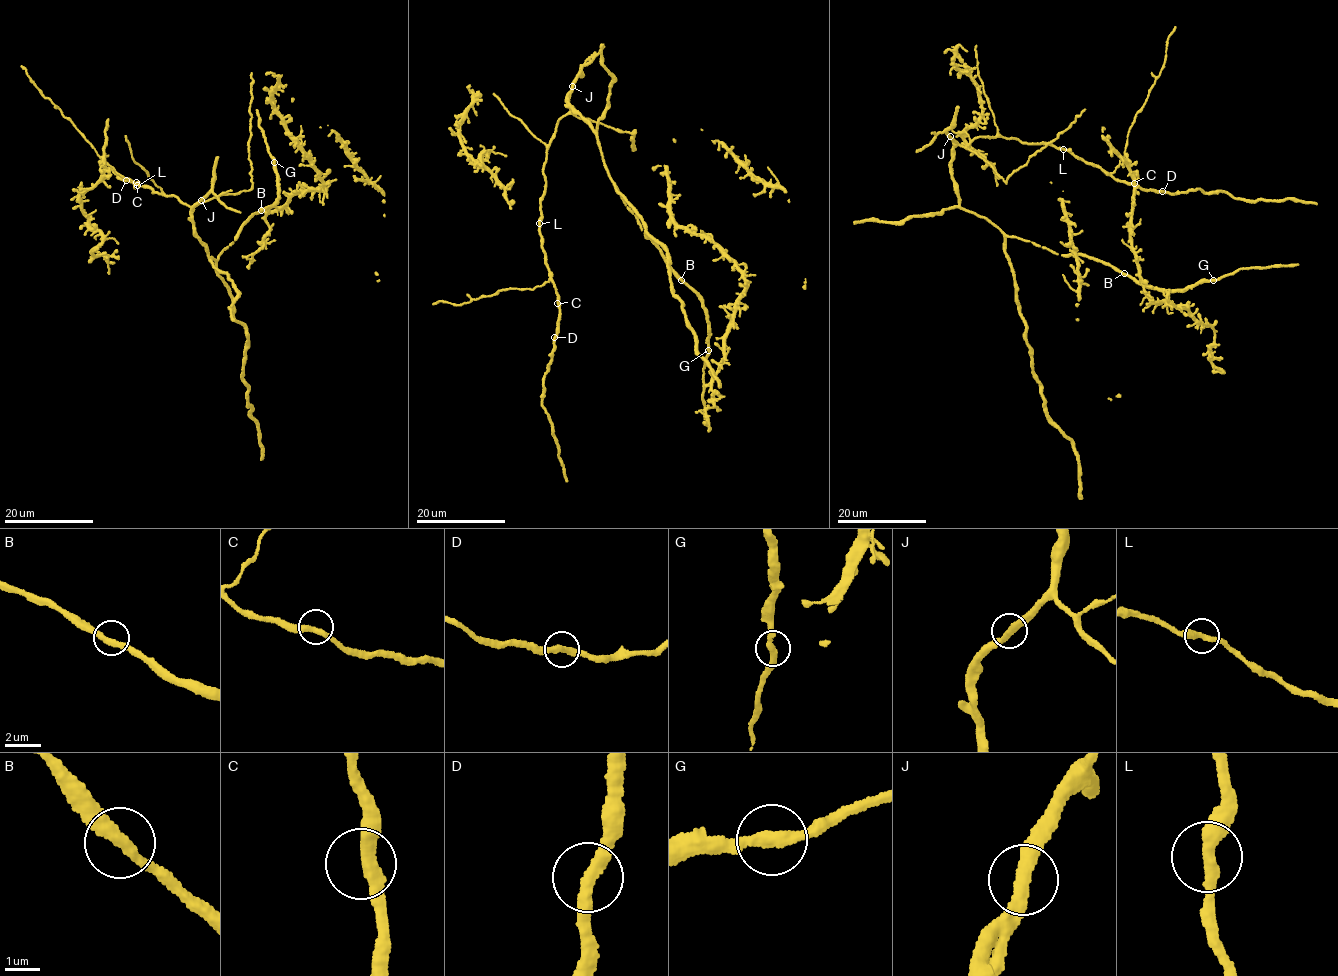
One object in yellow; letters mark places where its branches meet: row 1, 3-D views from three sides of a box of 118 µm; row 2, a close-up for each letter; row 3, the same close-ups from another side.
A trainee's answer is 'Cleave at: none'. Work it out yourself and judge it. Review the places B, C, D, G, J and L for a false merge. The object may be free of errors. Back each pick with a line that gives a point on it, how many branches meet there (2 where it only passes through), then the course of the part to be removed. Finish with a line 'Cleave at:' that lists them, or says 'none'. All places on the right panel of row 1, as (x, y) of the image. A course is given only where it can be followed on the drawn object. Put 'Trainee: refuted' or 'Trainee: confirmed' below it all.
Cleave at: none
Trainee: confirmed

